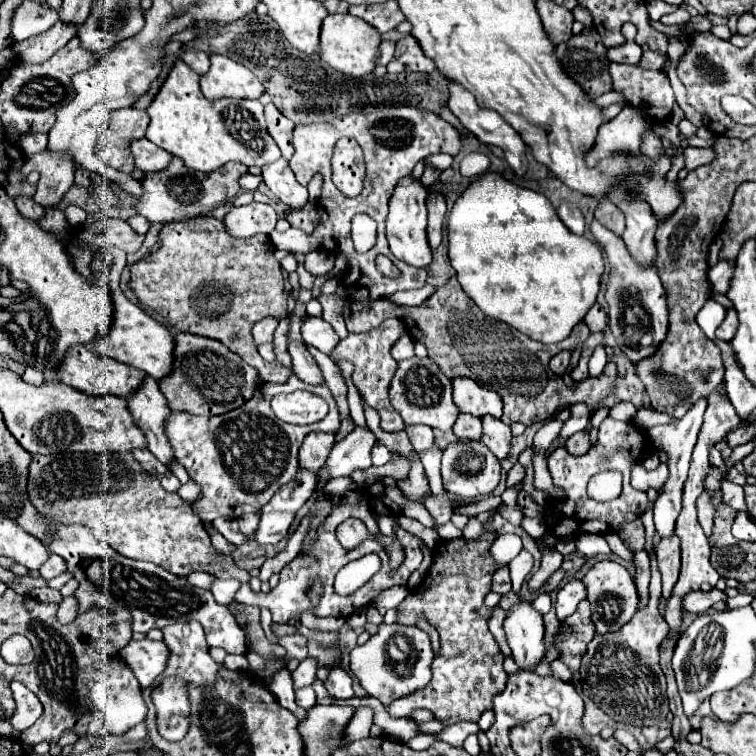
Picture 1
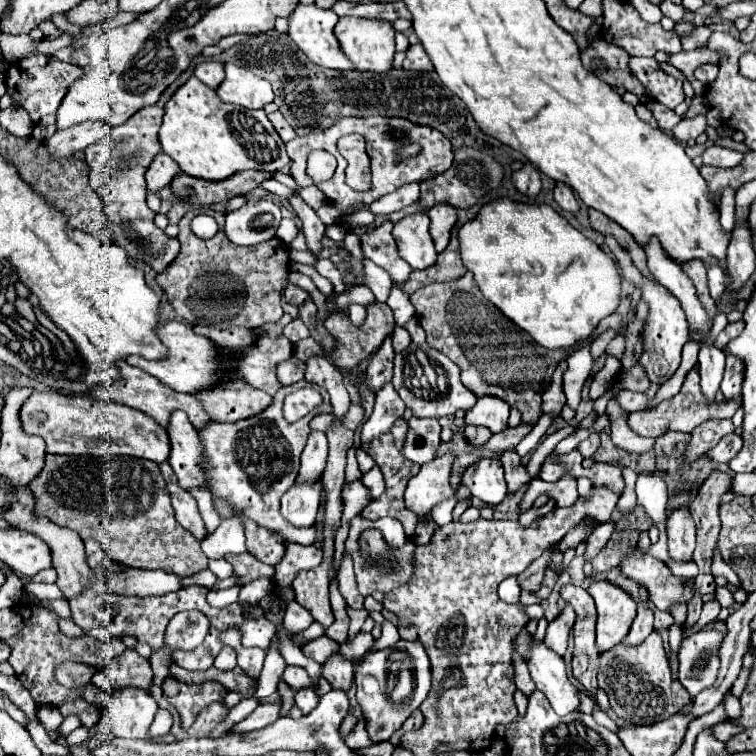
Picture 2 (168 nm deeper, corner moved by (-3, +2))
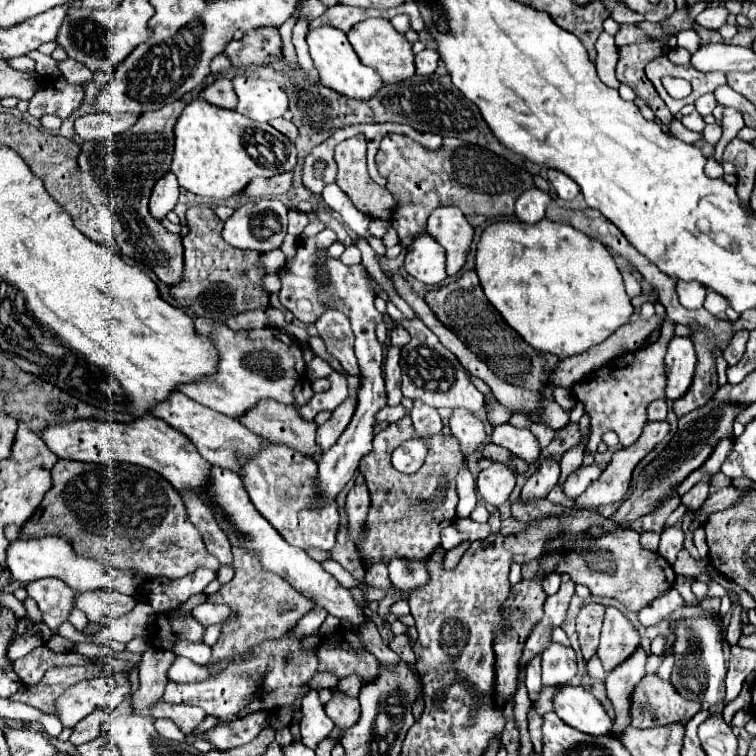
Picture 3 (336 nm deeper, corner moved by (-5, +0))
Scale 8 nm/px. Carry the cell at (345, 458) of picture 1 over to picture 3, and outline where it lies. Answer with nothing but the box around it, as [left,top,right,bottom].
[385,346,403,406]

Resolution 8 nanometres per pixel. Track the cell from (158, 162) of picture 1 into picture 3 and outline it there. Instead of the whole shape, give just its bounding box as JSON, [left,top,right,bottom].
[149,172,179,220]

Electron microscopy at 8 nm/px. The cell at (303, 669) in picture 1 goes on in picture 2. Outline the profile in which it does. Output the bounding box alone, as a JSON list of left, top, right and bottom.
[295,686,319,714]

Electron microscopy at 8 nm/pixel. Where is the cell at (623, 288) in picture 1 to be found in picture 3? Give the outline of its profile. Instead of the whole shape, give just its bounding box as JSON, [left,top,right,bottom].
[665,336,697,400]

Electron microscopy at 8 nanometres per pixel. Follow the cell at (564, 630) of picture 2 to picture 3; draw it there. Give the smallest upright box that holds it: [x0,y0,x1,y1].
[541,642,577,686]

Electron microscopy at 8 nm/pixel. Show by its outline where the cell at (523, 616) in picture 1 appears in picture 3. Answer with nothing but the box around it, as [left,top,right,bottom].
[553,686,613,736]

